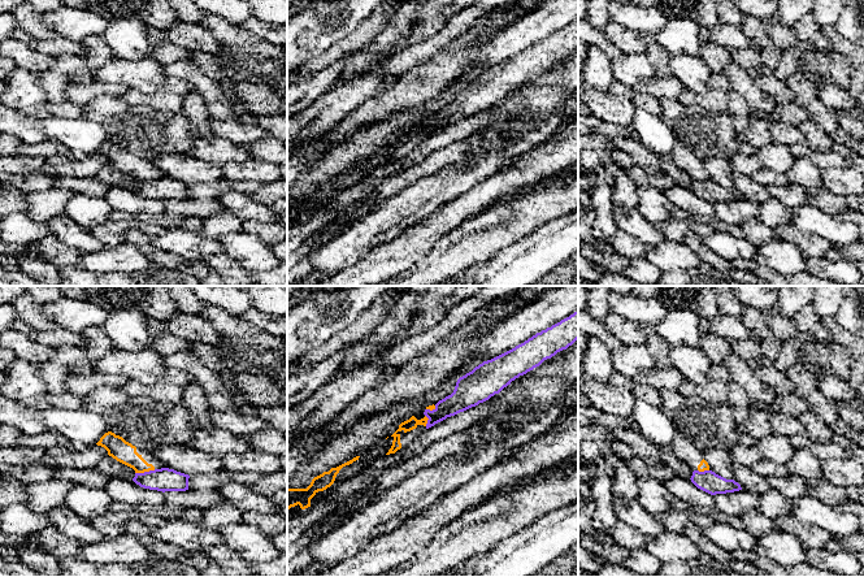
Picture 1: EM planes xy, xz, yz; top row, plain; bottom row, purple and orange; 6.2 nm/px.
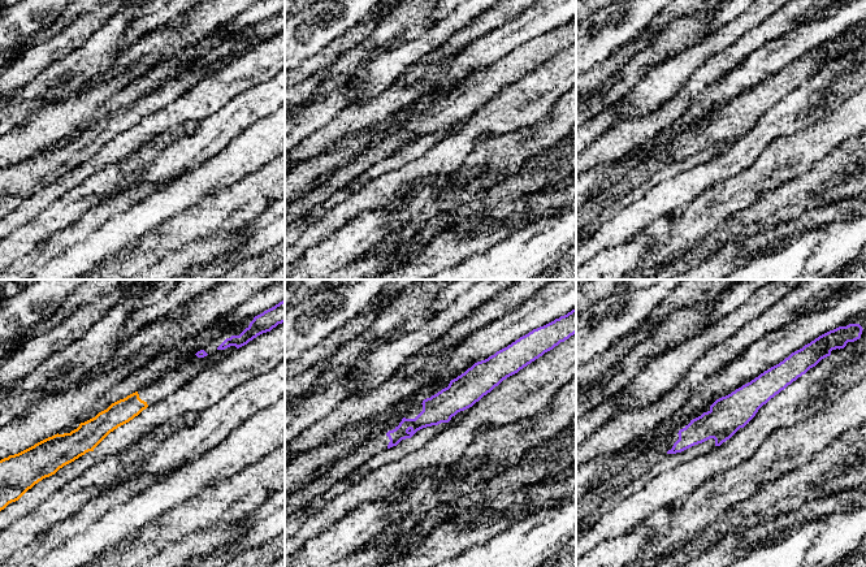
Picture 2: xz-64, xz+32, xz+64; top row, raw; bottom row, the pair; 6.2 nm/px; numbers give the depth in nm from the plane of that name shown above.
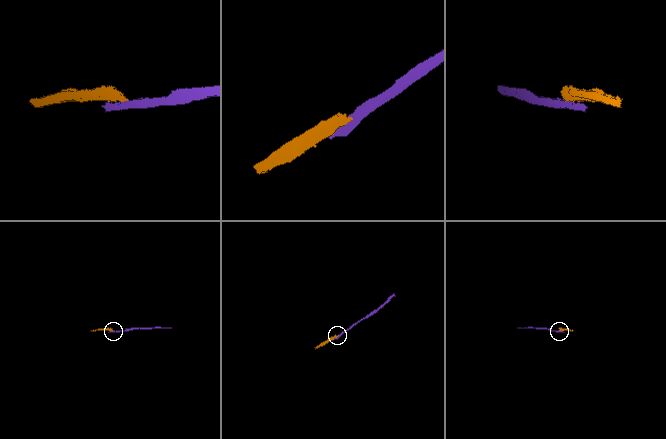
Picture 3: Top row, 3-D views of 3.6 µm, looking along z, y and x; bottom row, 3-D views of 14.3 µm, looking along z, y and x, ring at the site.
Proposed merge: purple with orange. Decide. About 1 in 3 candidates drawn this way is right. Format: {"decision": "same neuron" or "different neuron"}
{"decision": "different neuron"}

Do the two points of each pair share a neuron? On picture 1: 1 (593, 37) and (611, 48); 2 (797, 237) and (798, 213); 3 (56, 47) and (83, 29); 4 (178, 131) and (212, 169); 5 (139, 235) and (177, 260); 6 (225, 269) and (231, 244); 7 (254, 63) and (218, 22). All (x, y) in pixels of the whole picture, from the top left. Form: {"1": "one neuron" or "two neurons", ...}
{"1": "one neuron", "2": "two neurons", "3": "two neurons", "4": "two neurons", "5": "one neuron", "6": "two neurons", "7": "one neuron"}

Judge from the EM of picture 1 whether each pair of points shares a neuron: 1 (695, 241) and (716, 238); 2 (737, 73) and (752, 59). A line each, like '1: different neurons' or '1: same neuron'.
1: different neurons
2: different neurons

